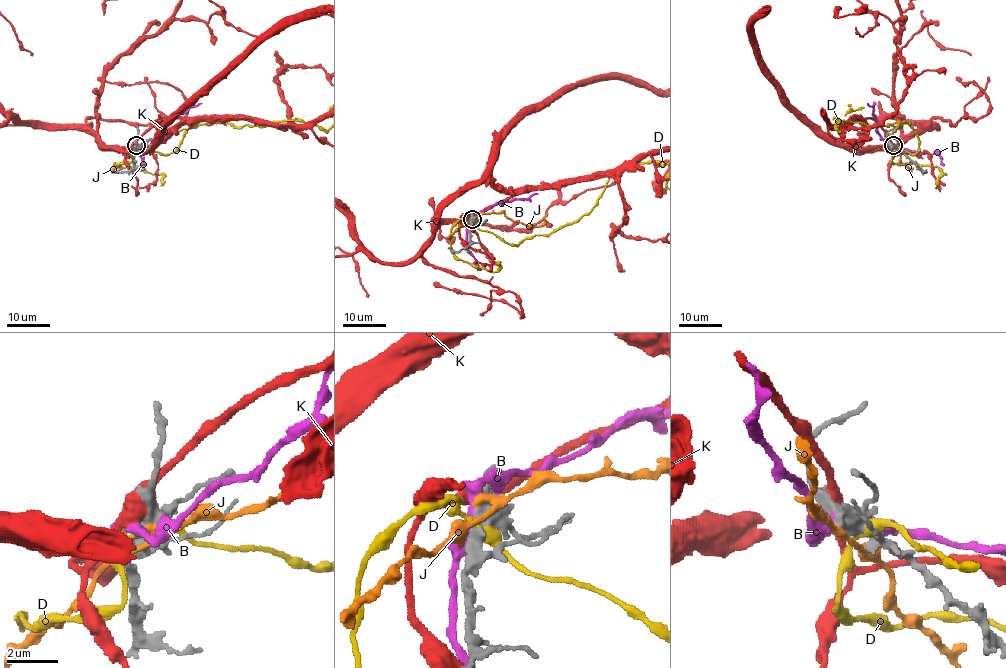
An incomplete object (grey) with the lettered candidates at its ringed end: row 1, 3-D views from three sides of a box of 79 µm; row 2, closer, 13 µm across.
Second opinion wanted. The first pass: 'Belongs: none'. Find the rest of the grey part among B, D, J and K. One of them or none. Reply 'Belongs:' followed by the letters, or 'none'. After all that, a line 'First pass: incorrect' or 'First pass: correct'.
Belongs: none
First pass: correct

